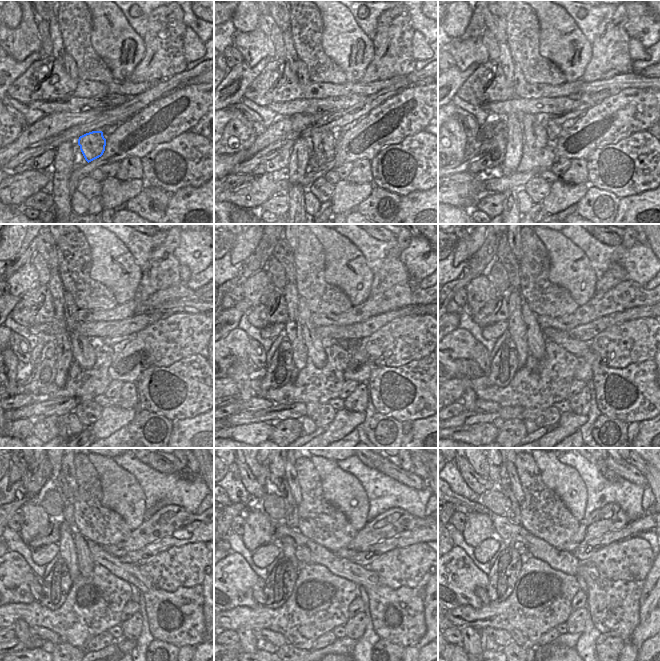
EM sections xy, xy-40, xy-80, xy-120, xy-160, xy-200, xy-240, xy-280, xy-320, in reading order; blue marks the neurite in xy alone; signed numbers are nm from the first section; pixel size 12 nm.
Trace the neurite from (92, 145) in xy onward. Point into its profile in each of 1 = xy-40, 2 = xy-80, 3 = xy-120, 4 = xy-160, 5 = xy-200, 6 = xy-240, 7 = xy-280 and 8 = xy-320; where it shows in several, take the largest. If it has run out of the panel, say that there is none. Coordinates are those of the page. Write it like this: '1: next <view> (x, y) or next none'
1: next xy-40 (313, 137)
2: next xy-80 (533, 131)
3: next xy-120 (83, 352)
4: next xy-160 (315, 353)
5: next xy-200 (536, 341)
6: next xy-240 (86, 564)
7: next xy-280 (302, 553)
8: next xy-320 (526, 553)

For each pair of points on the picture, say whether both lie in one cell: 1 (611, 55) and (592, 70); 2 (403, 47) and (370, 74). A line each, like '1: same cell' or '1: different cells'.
1: same cell
2: same cell

